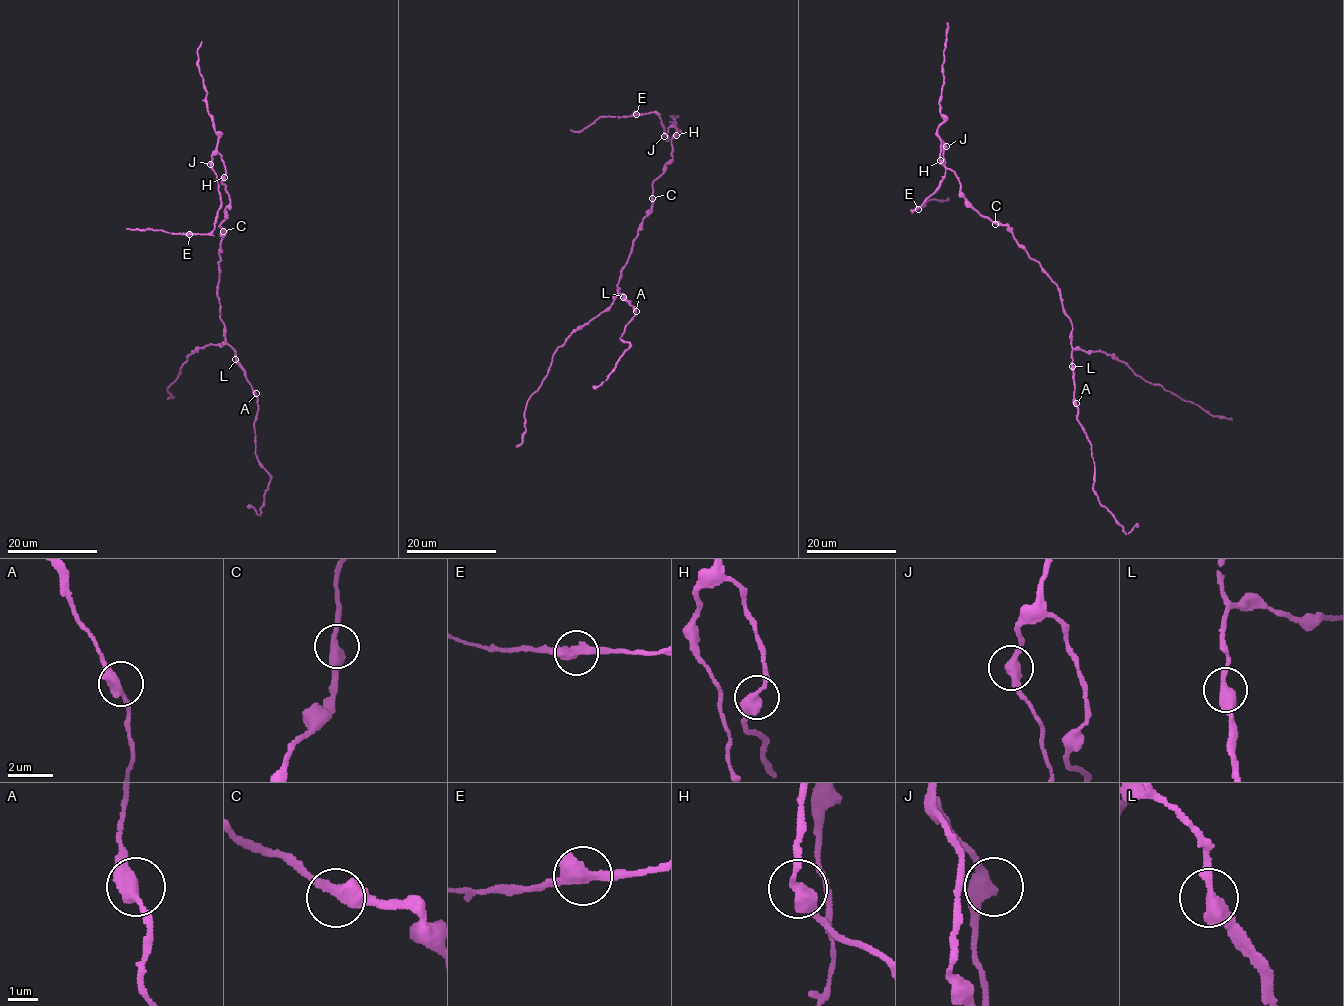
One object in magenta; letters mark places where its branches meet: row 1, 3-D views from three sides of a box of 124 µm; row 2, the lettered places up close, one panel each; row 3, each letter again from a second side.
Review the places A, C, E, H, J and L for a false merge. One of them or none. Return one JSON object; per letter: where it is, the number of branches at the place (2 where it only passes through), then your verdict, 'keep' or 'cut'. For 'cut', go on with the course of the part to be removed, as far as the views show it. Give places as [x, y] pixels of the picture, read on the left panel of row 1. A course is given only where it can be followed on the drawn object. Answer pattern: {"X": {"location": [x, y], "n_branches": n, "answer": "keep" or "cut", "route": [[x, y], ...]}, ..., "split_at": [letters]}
{"A": {"location": [256, 393], "n_branches": 2, "answer": "keep"}, "C": {"location": [223, 231], "n_branches": 2, "answer": "keep"}, "E": {"location": [189, 234], "n_branches": 2, "answer": "keep"}, "H": {"location": [224, 177], "n_branches": 2, "answer": "keep"}, "J": {"location": [210, 164], "n_branches": 2, "answer": "keep"}, "L": {"location": [235, 359], "n_branches": 2, "answer": "keep"}, "split_at": []}

